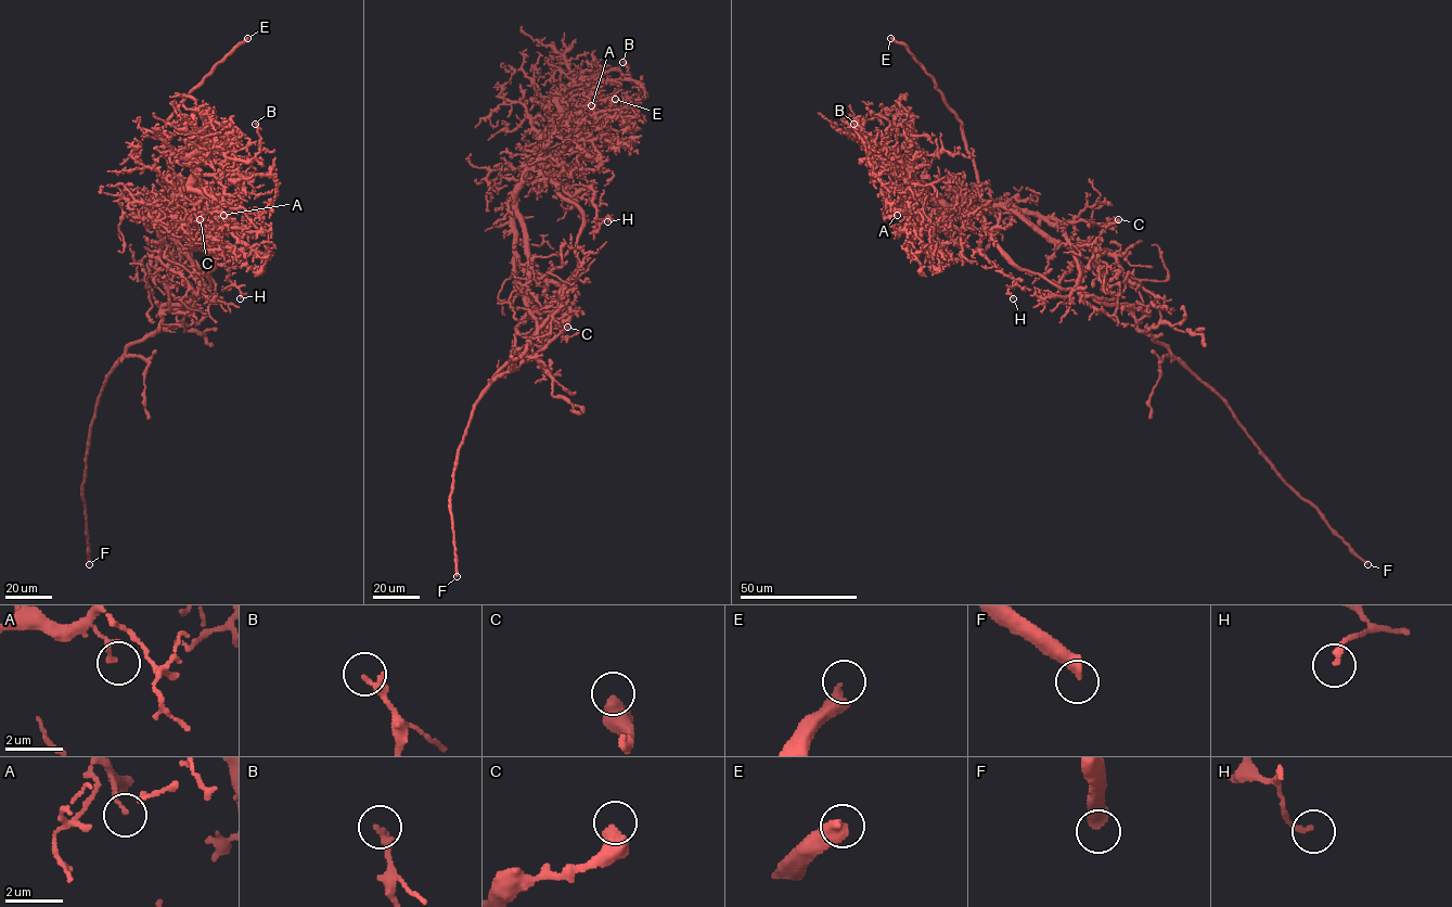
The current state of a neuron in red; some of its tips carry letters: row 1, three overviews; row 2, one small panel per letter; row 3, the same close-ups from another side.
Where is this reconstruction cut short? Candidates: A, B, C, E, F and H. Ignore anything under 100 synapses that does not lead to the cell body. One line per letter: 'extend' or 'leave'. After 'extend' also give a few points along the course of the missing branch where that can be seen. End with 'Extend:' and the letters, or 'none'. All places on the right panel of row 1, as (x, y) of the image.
A: leave
B: leave
C: leave
E: extend; course (890, 38), (879, 30), (857, 29), (838, 40), (817, 47), (805, 60), (779, 75), (765, 76)
F: extend
H: leave
Extend: E, F

